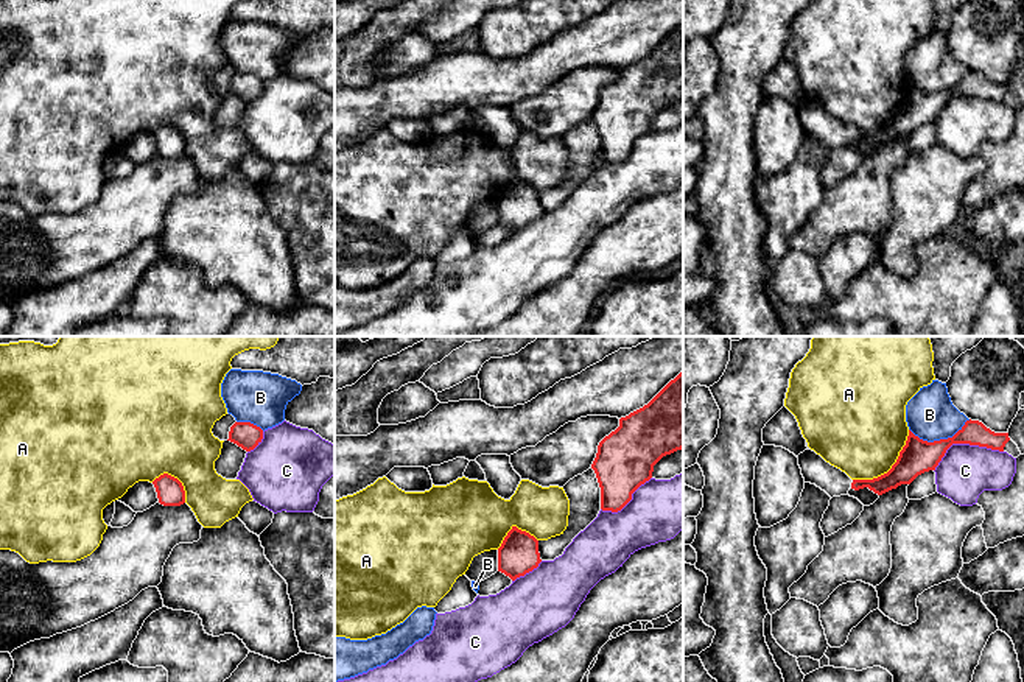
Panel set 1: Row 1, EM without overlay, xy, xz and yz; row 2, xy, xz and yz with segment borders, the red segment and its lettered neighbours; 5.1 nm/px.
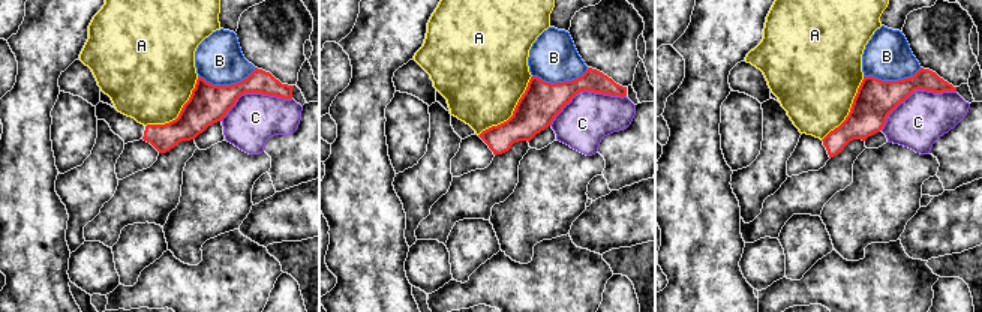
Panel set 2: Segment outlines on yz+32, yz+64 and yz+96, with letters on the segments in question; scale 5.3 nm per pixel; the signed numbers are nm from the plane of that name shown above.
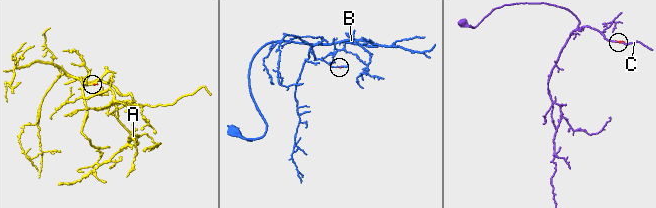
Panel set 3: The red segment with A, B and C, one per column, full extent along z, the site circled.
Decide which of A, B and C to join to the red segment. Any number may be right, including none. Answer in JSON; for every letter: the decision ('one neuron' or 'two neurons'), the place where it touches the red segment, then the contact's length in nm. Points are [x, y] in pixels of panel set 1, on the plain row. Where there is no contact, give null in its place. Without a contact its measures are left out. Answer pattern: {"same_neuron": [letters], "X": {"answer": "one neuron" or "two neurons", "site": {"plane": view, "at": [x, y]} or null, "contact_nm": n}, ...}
{"same_neuron": [], "A": {"answer": "two neurons", "site": {"plane": "yz", "at": [892, 119]}, "contact_nm": 400}, "B": {"answer": "two neurons", "site": {"plane": "yz", "at": [940, 91]}, "contact_nm": 320}, "C": {"answer": "two neurons", "site": {"plane": "yz", "at": [964, 94]}, "contact_nm": 380}}

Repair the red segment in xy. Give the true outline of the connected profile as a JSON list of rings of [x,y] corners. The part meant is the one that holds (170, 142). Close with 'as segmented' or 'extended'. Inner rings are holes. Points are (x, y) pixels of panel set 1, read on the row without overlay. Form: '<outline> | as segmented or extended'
[[[163,125],[159,129],[156,129],[153,135],[156,139],[160,156],[181,157],[185,154],[185,142],[182,134],[177,129]]] | as segmented

